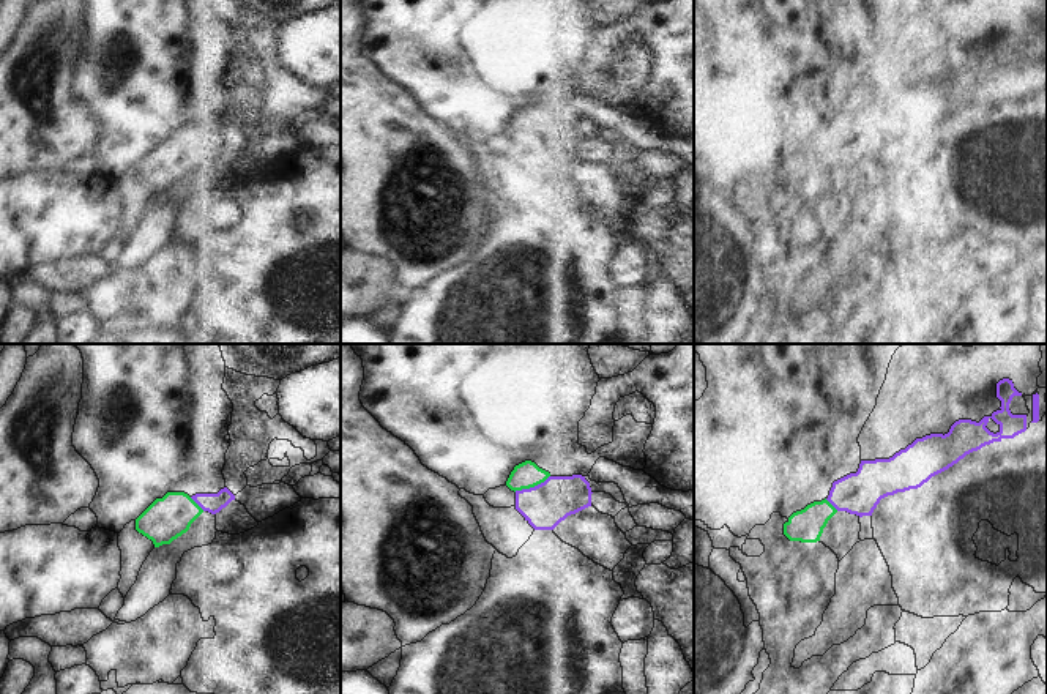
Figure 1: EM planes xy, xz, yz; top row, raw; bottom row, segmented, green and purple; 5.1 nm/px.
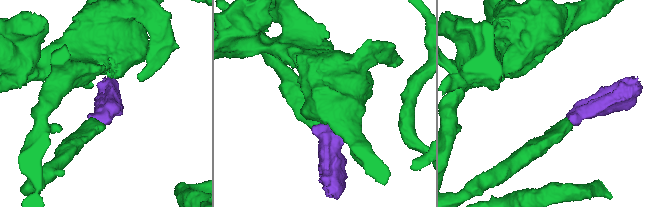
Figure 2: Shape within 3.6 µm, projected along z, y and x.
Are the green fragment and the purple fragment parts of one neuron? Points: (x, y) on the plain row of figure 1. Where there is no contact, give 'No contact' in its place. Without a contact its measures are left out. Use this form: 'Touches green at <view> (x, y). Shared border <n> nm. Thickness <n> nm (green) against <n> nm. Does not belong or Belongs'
Touches green at xz (532, 133). Shared border 200 nm. Thickness 140 nm (green) against 220 nm. Belongs.

